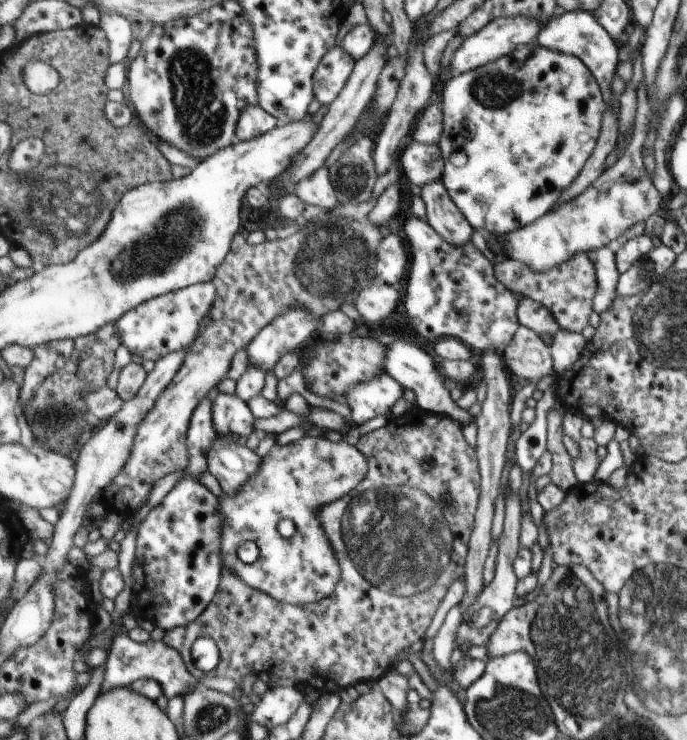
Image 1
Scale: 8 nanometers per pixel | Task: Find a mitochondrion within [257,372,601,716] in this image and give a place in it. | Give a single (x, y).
(402, 536)

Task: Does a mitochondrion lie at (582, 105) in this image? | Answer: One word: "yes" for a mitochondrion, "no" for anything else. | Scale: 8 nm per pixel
no

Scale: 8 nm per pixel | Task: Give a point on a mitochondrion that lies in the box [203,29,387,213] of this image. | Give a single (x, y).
(350, 177)

